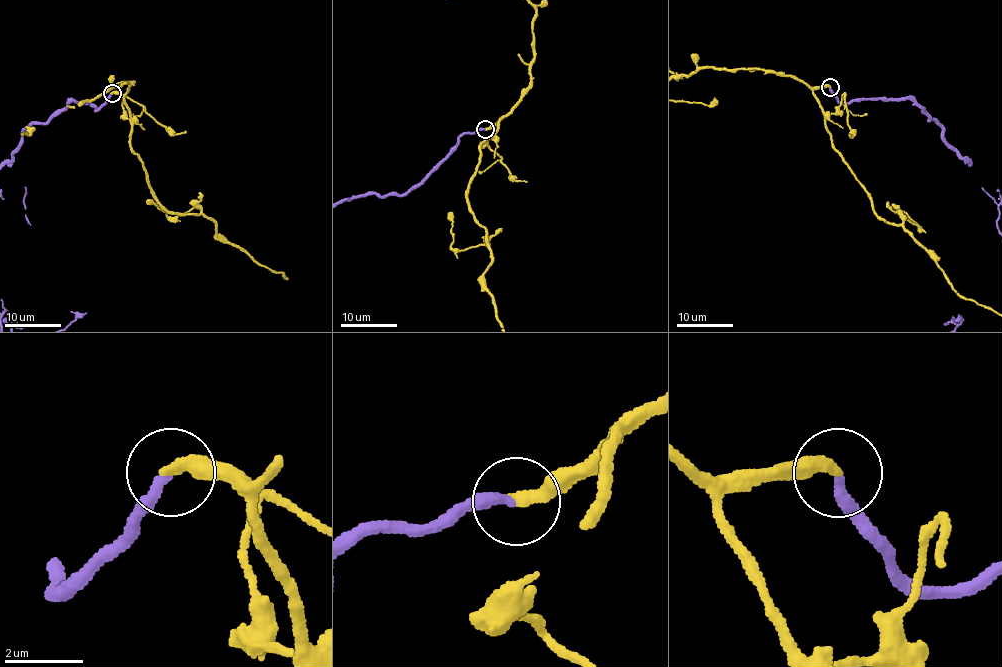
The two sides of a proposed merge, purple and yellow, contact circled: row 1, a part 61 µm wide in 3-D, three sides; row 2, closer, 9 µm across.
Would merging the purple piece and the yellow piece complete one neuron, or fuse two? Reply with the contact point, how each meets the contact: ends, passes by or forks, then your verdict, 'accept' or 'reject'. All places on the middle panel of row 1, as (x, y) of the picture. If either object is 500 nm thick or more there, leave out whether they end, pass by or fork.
(485, 129) | purple ends | yellow ends | accept

